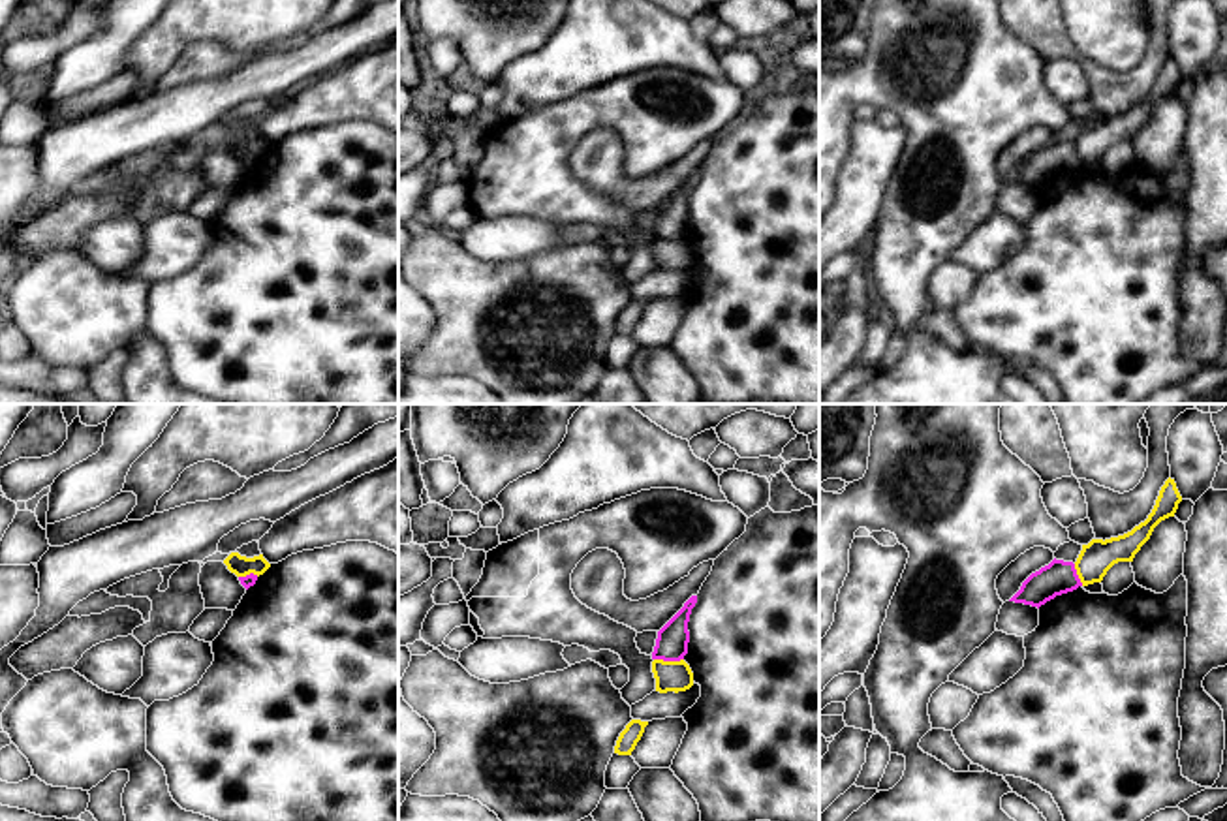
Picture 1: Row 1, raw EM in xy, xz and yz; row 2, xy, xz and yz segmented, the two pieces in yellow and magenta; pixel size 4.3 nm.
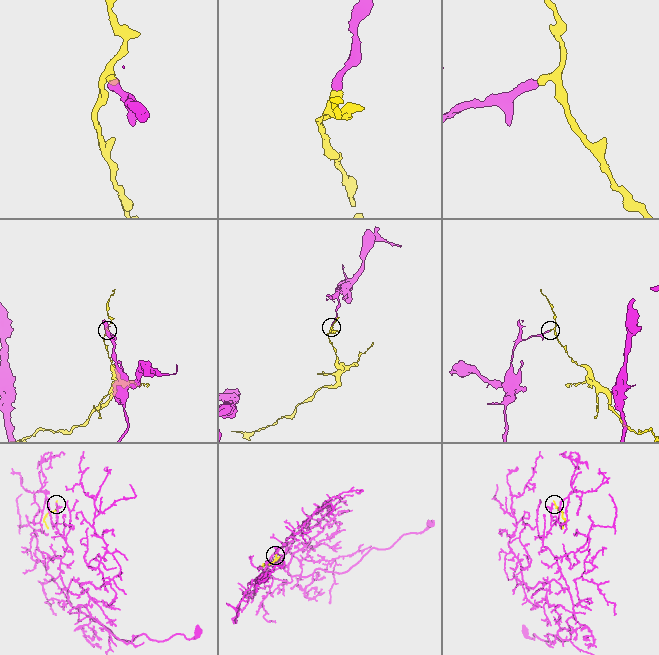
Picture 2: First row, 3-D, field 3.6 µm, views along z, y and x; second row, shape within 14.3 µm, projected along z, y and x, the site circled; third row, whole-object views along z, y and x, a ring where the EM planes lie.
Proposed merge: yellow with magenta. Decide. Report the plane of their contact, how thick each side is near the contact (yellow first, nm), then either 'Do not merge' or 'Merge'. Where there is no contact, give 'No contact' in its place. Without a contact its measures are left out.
Touches yellow in xz. Thickness 130 nm (yellow) against 140 nm. Do not merge

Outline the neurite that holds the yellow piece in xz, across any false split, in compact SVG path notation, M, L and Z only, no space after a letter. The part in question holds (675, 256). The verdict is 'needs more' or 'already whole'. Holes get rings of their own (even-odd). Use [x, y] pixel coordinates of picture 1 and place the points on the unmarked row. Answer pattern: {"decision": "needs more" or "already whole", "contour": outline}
{"decision": "already whole", "contour": "M654 239L652 252L656 257L656 271L660 272L667 271L678 272L693 265L693 252L684 239L680 240Z"}

